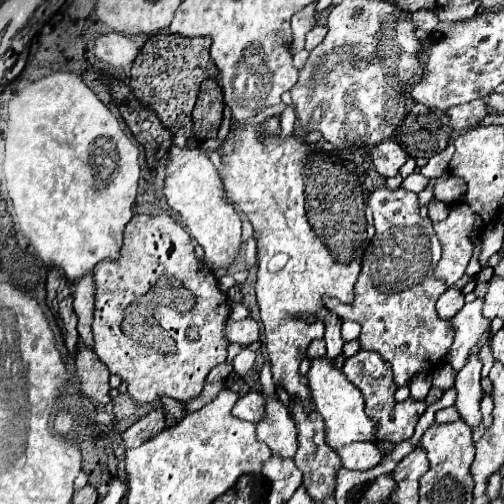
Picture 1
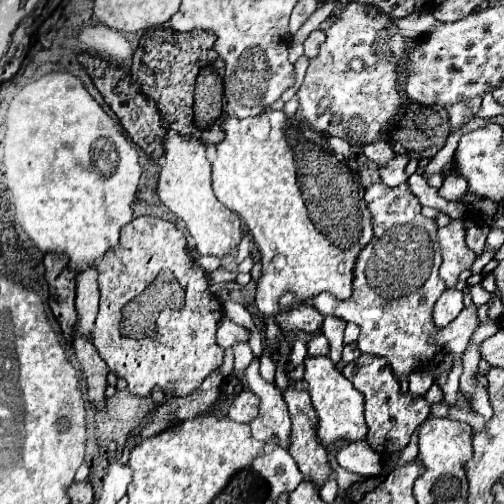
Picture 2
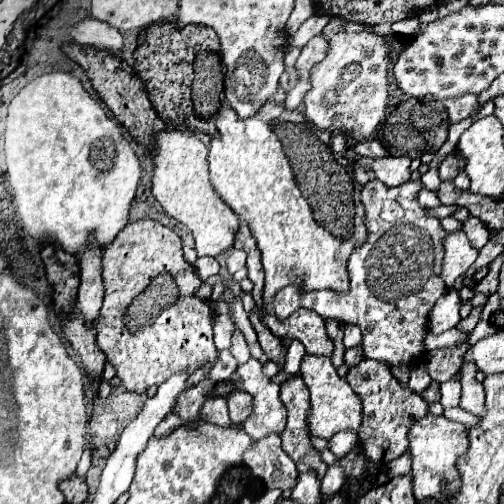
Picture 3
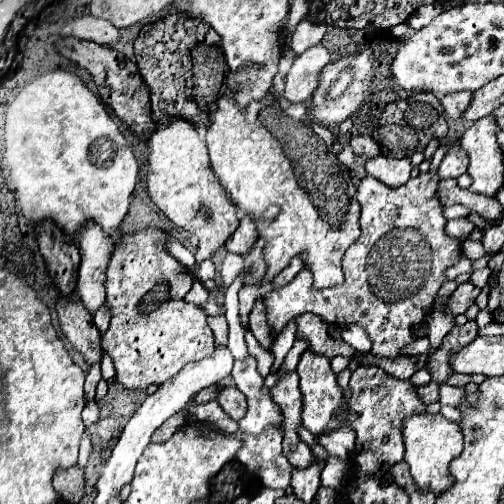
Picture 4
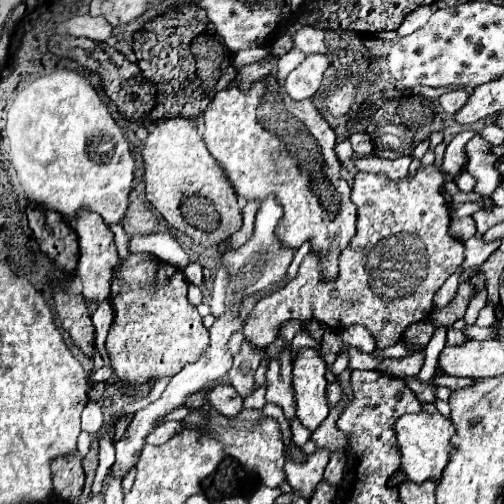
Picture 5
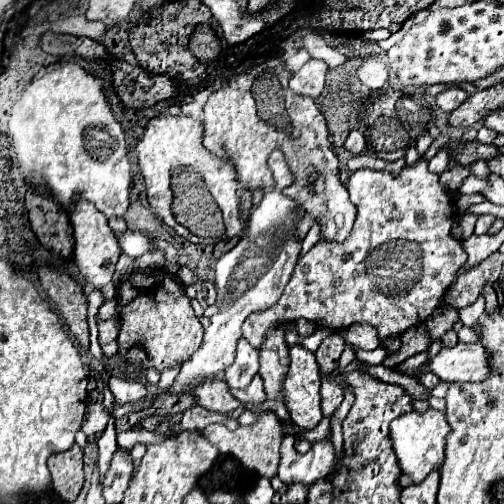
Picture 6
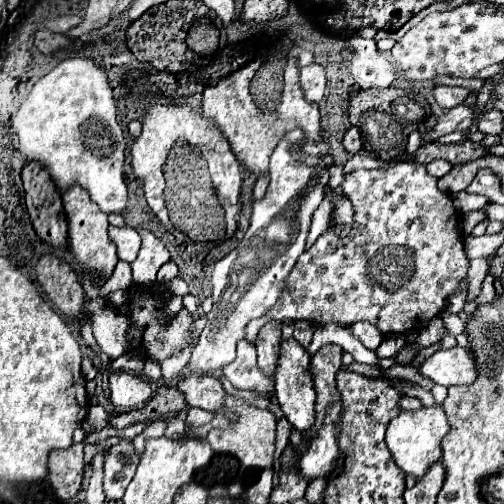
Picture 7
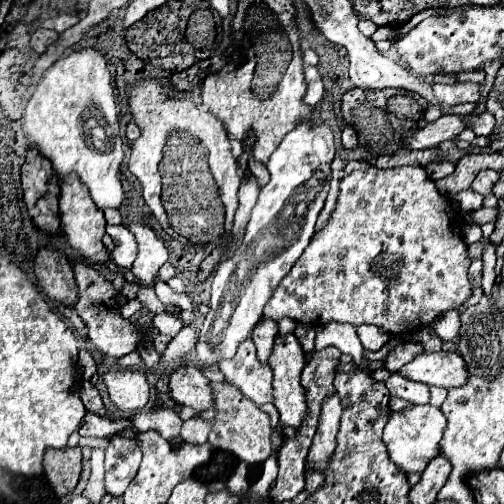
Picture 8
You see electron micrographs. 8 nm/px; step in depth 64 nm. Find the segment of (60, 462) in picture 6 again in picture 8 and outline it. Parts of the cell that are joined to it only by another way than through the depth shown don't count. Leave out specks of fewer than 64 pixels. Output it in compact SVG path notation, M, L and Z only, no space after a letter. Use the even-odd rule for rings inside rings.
M48 448L44 454L44 474L58 496L68 496L80 478L82 470L80 448Z

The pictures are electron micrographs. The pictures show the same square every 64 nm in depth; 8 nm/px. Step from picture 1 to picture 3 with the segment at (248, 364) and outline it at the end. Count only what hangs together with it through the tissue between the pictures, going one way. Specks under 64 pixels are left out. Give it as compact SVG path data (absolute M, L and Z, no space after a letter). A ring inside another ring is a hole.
M238 326L234 328L234 334L232 334L232 346L230 346L230 352L232 352L232 356L234 356L240 364L244 364L244 360L250 358L248 344L246 344L246 340L244 340L244 336L242 336L242 332L240 332Z

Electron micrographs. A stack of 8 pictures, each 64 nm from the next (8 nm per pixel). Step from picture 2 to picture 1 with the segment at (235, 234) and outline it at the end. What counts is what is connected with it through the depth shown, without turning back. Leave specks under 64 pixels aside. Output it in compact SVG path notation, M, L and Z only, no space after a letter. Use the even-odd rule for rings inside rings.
M172 144L166 158L164 196L170 208L184 218L190 236L204 248L204 258L212 268L228 268L242 244L240 216L236 208L222 198L222 190L220 176L200 146L180 148Z

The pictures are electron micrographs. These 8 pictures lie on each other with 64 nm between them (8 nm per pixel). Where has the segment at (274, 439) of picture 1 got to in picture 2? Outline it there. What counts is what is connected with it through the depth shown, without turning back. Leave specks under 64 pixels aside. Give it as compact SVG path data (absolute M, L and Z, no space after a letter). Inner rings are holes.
M252 360L252 364L244 370L248 388L260 398L258 406L258 416L250 422L252 438L264 442L270 440L272 436L280 438L280 446L288 448L288 432L290 432L290 416L288 416L288 406L284 404L280 388L276 388L274 382L266 382L260 372L258 372L260 360Z

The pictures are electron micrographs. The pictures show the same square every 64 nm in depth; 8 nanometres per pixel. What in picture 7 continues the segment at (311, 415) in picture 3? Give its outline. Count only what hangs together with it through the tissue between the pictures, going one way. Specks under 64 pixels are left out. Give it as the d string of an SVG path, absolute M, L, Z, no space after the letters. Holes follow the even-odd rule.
M294 338L280 342L280 356L278 356L276 374L274 374L274 378L276 378L276 400L282 408L284 418L300 432L304 432L312 426L314 402L316 402L316 396L312 392L312 376L308 376L308 360L310 360L310 354Z

